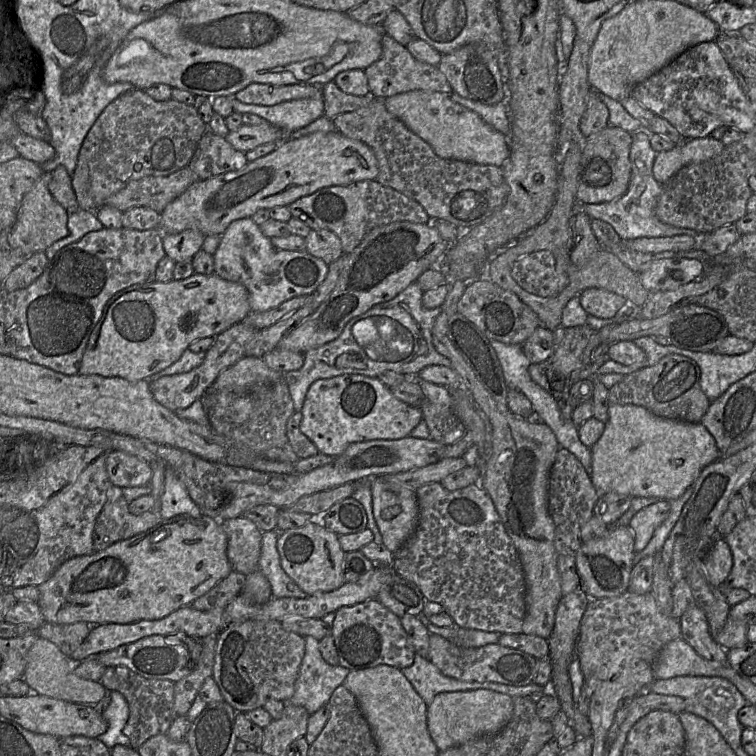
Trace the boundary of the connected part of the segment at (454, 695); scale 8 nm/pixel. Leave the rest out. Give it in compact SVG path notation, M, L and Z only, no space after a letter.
M488 689L437 694L427 706L427 727L439 752L473 738L492 735L502 730L513 713L513 698Z

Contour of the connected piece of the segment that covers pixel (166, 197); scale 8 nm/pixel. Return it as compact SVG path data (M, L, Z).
M188 167L168 176L146 176L130 181L122 190L107 199L105 206L122 212L134 207L147 207L159 214L200 178Z

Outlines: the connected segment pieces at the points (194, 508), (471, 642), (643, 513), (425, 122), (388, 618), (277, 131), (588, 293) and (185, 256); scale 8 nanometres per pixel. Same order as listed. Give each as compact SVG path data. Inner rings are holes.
M166 468L158 512L160 519L168 520L179 515L198 517L200 512L200 507L191 499L183 482L171 468Z
M420 613L417 618L427 627L430 634L440 635L449 641L465 647L481 647L488 644L497 644L502 635L497 632L486 632L459 626L439 627L430 623L423 613Z
M661 500L638 511L630 520L629 528L634 534L634 550L643 551L655 530L666 520L671 510L669 500Z
M414 90L388 97L384 103L389 113L428 143L440 158L503 167L509 157L509 138L487 124L474 111L451 100L450 95L446 93Z
M376 598L353 606L343 606L334 614L330 635L334 639L339 666L352 671L381 664L403 669L413 664L416 652L400 617L384 607Z
M269 122L253 126L242 124L239 129L229 131L225 140L236 150L246 153L263 144L285 141L285 135L283 130Z
M588 288L579 298L586 313L597 318L612 318L629 303L623 296L602 288Z
M184 230L175 234L163 234L165 255L176 263L191 261L201 250L205 235L196 230Z

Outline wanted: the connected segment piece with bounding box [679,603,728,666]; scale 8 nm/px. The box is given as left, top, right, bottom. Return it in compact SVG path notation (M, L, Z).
M696 604L690 605L679 618L681 638L697 654L721 666L727 666L727 649L723 648L711 635L707 618Z

